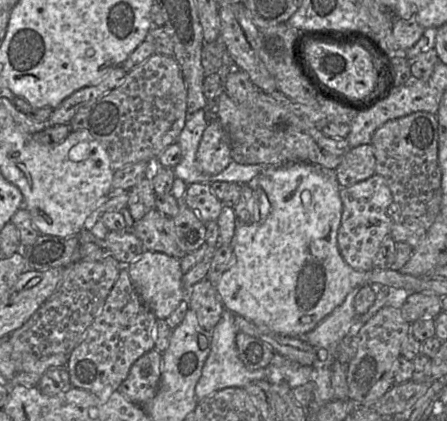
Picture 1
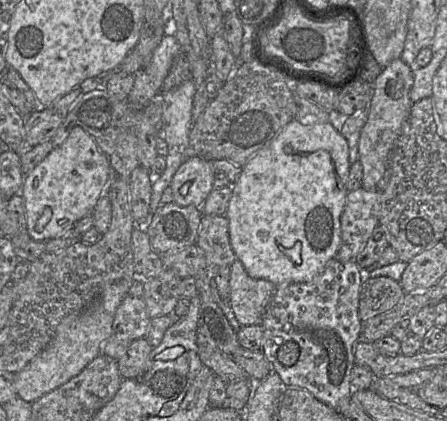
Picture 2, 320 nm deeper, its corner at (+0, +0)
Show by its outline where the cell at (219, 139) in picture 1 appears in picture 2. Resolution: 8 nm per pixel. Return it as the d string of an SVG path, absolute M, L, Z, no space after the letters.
M200 157L186 159L170 183L173 202L179 206L201 207L214 189L214 175L211 160Z

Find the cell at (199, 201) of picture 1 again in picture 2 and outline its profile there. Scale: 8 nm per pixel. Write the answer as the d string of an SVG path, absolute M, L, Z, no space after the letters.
M203 215L196 245L204 252L211 268L231 266L237 259L229 239L229 221L225 215Z

